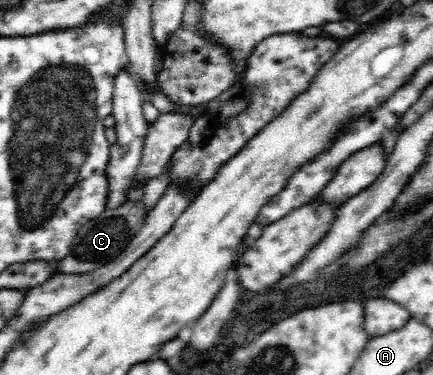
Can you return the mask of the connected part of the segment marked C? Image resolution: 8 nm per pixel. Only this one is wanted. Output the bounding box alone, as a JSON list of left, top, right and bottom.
[53,199,149,275]

